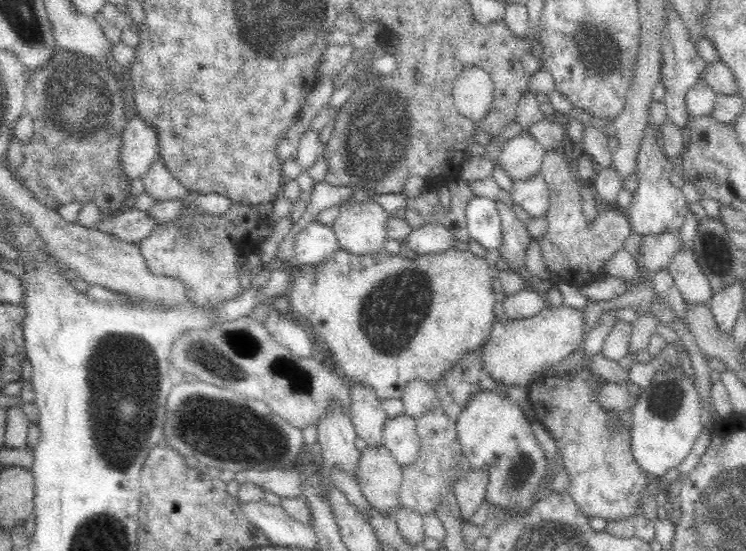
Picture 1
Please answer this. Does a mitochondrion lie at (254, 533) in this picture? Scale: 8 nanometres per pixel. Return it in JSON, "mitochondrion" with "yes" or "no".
{"mitochondrion":"no"}

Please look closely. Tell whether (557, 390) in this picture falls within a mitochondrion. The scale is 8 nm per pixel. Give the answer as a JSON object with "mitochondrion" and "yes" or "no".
{"mitochondrion":"no"}

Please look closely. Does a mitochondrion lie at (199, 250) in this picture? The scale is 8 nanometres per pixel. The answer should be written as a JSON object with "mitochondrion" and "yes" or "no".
{"mitochondrion":"yes"}

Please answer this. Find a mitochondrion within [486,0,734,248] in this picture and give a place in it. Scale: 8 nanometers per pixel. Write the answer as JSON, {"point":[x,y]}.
{"point":[595,37]}

